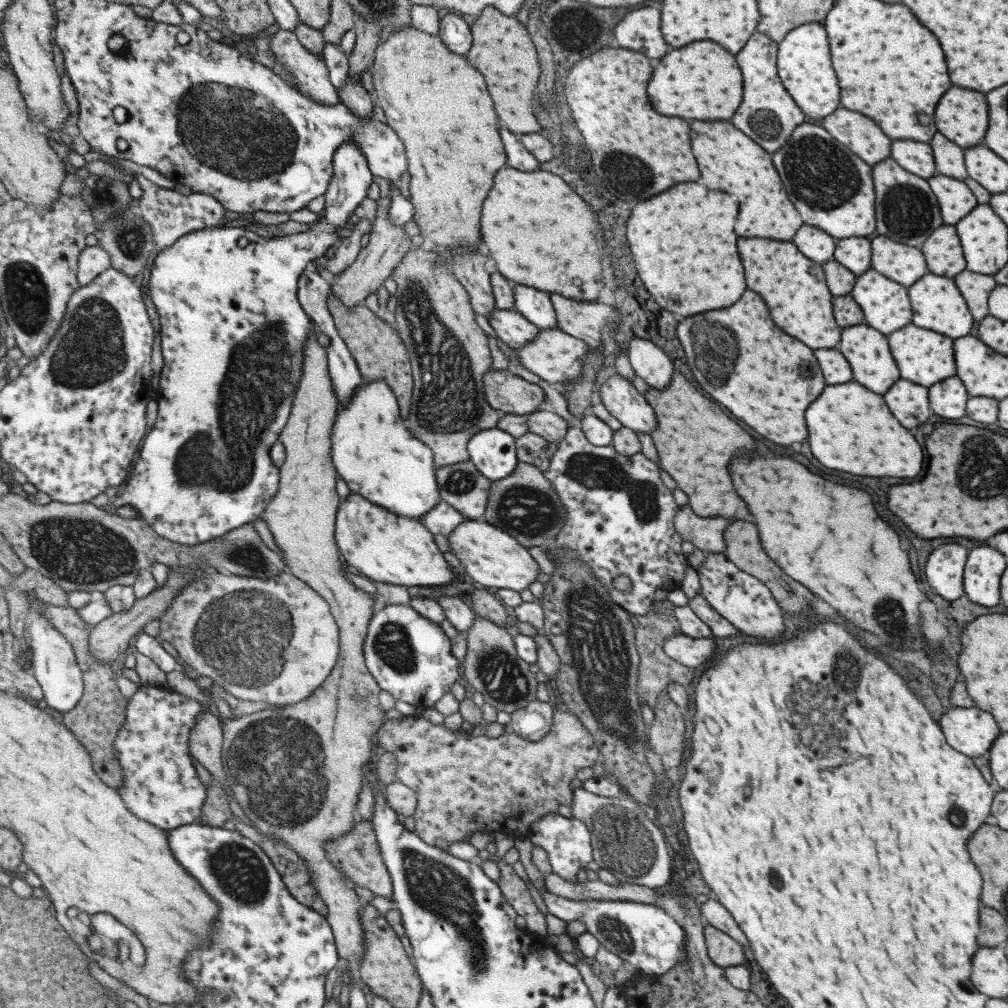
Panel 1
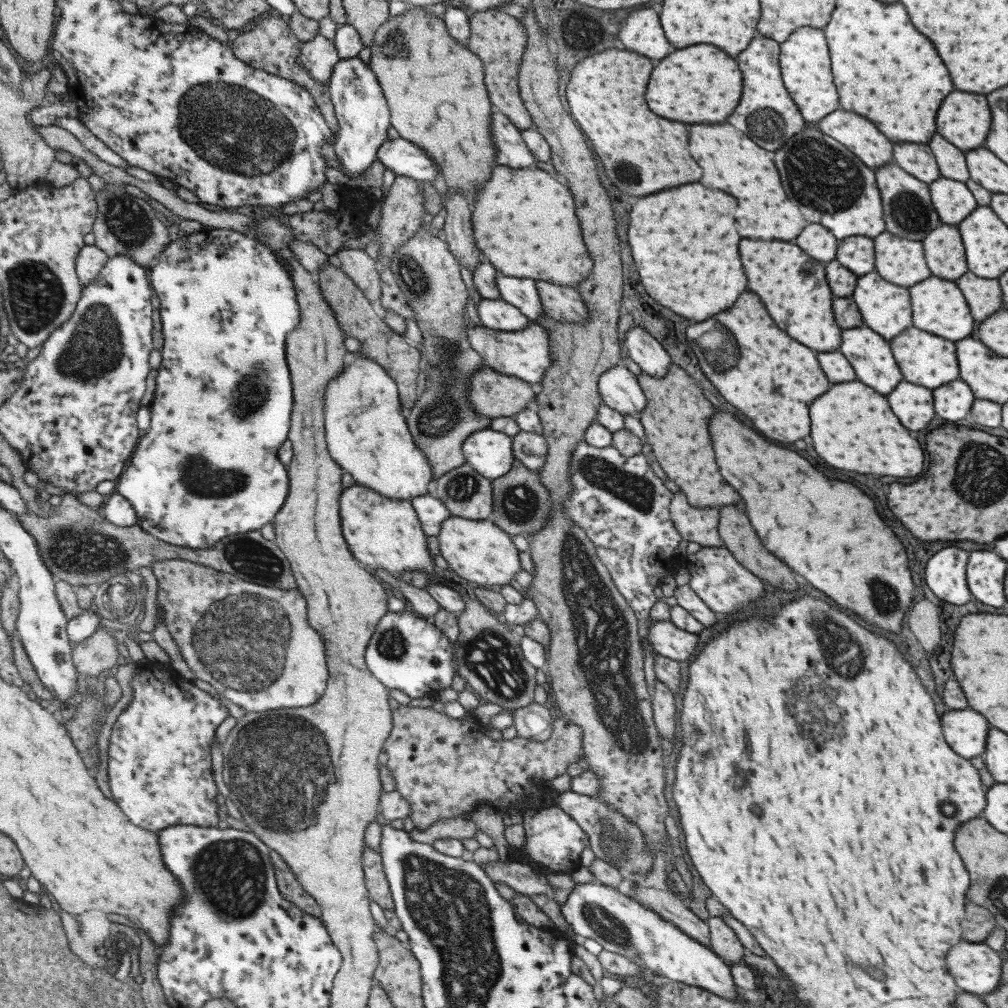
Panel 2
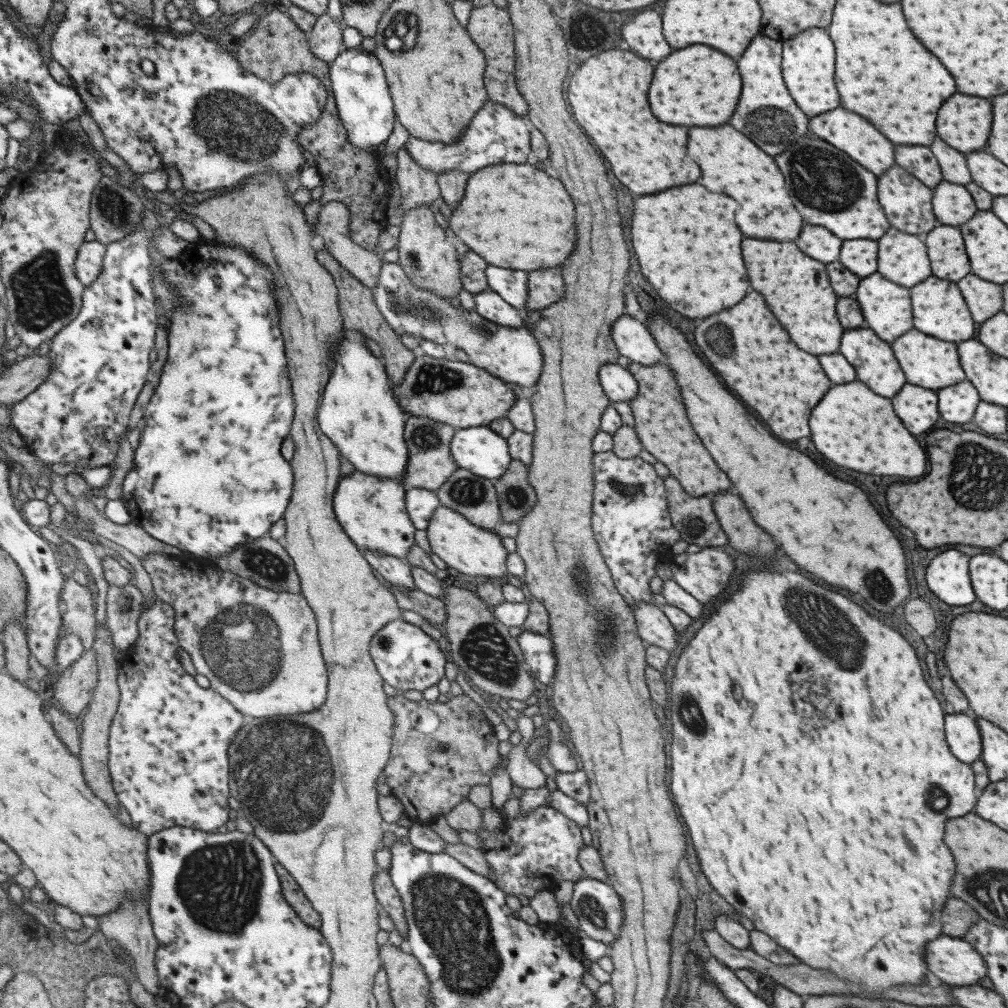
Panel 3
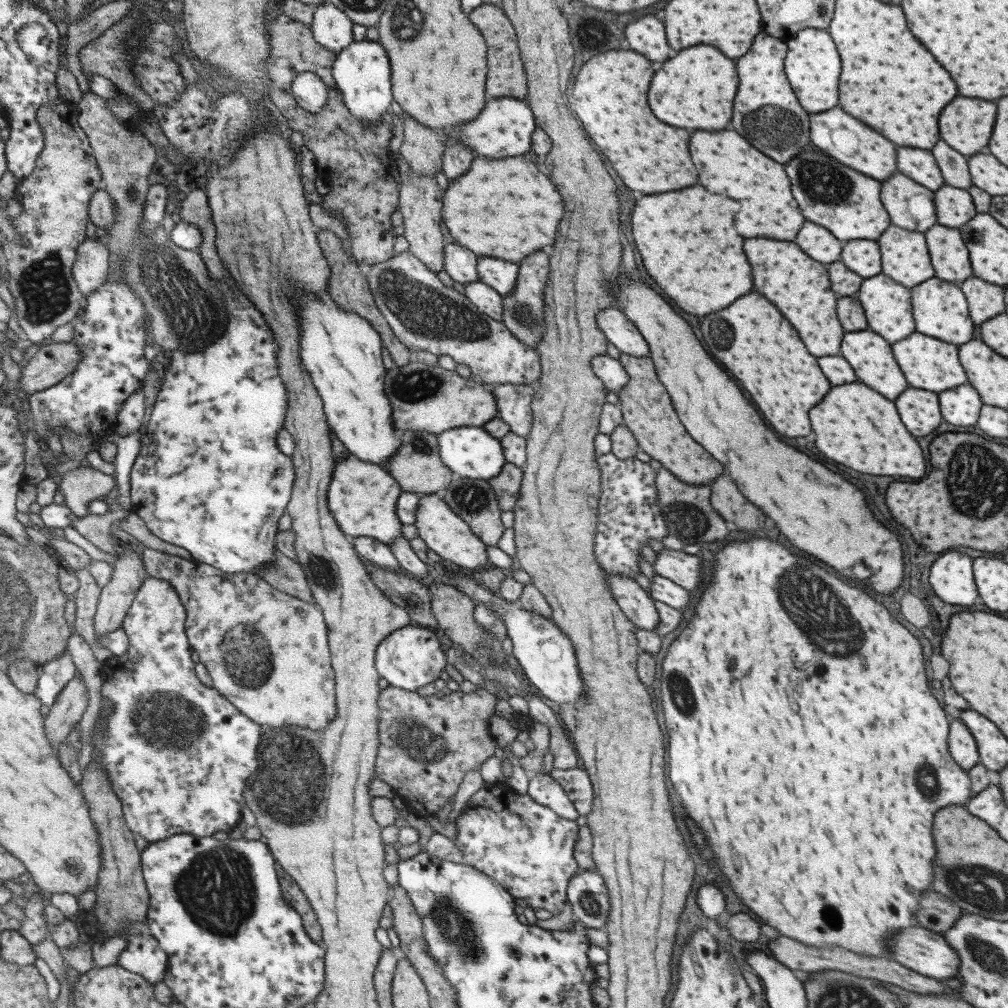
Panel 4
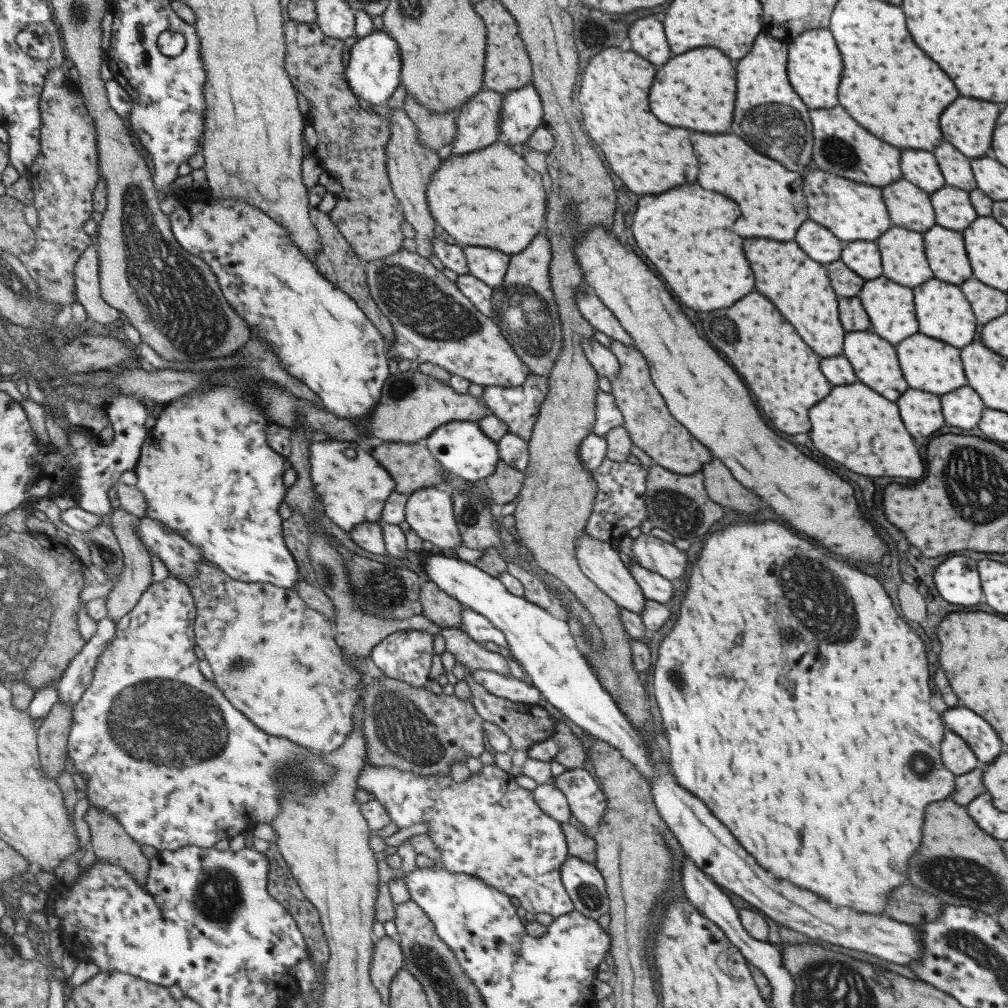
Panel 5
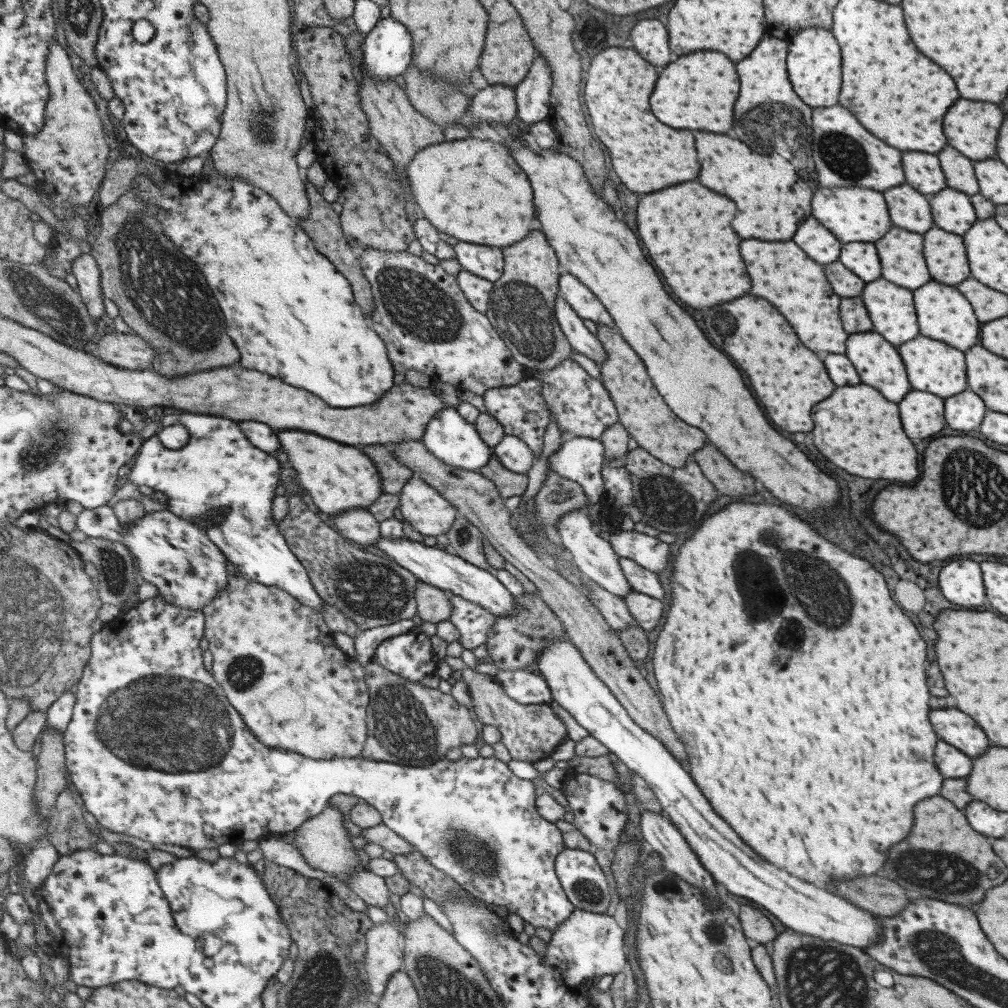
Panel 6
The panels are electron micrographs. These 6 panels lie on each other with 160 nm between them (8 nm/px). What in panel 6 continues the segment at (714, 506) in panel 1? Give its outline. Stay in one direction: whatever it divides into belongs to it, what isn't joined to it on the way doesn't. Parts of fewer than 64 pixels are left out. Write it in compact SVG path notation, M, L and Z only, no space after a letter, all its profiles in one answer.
M599 323L596 324L596 330L595 336L607 356L602 363L597 364L599 379L616 408L618 423L623 425L639 447L658 461L673 468L681 468L691 460L694 452L705 444L703 432L699 432L697 428L679 430L679 426L675 426L675 414L665 406L661 396L655 392L641 360L635 356L635 352L629 348L618 331Z

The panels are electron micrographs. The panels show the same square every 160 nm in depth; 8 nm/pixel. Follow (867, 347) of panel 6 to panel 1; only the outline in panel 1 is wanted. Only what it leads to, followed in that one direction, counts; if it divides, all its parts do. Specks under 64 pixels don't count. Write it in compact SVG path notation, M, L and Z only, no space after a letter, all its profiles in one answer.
M849 326L841 330L841 340L839 340L839 352L843 354L843 358L849 362L849 368L853 372L853 380L861 386L865 386L867 390L875 392L875 394L883 394L887 392L887 388L899 378L899 372L895 368L895 362L889 354L887 348L887 340L883 334L875 332L869 326Z

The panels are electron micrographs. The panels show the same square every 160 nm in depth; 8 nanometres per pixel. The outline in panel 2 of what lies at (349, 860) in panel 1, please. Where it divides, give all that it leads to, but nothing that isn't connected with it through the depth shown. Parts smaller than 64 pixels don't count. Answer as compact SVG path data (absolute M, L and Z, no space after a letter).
M368 845L364 855L364 868L370 898L383 909L395 912L394 896L390 889L390 881L387 880L382 854Z

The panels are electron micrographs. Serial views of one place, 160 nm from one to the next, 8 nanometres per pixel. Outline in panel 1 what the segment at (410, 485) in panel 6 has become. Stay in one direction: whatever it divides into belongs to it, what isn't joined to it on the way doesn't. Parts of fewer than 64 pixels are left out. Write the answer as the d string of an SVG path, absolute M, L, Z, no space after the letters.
M469 519L447 536L450 552L460 560L466 572L475 582L486 588L507 589L515 592L525 590L535 580L539 568L527 554L523 545L517 544L510 533L487 524L483 519Z

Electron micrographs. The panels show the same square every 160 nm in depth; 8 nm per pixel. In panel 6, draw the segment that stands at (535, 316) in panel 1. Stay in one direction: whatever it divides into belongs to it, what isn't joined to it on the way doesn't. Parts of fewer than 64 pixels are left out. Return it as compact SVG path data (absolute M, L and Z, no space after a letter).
M463 241L454 245L454 249L456 259L465 271L472 272L492 284L501 277L503 268L501 249Z

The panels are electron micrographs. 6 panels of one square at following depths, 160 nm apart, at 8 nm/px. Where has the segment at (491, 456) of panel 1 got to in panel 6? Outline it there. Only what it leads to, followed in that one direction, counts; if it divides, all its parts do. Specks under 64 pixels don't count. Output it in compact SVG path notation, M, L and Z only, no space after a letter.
M445 407L443 411L431 420L422 441L444 463L475 472L480 472L481 468L489 462L489 458L493 453L492 448L481 438L476 426L467 421L467 418L463 417L462 413L454 407Z

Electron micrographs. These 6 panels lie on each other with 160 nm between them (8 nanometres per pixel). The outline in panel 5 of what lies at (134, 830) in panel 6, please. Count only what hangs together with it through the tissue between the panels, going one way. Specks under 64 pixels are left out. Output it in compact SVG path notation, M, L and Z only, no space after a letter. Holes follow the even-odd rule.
M168 576L163 581L153 583L141 597L138 605L129 614L126 614L116 626L118 632L115 640L107 646L97 662L96 671L93 673L91 687L85 692L78 705L73 708L74 723L71 726L69 755L70 768L76 771L86 782L86 792L89 804L108 812L118 818L125 830L137 841L148 844L158 851L179 850L188 844L201 848L213 848L221 840L231 840L234 837L253 831L258 824L272 824L281 814L282 802L286 786L278 779L285 767L299 765L303 771L309 773L308 778L314 786L324 786L326 782L335 777L335 766L327 764L319 755L314 755L310 749L293 744L292 740L271 736L257 724L245 716L238 708L223 695L221 689L209 681L199 670L199 658L195 654L196 634L195 624L198 615L198 605L194 593L185 581ZM367 763L361 778L360 788L374 792L376 799L390 812L392 822L400 828L411 828L425 823L428 835L441 851L439 864L455 874L478 876L499 892L517 898L519 907L531 914L549 914L557 918L573 910L571 900L560 881L559 867L568 857L566 840L560 823L549 818L535 804L534 792L523 788L519 780L494 764L485 764L478 773L466 781L455 782L450 775L417 776L391 766L371 766Z

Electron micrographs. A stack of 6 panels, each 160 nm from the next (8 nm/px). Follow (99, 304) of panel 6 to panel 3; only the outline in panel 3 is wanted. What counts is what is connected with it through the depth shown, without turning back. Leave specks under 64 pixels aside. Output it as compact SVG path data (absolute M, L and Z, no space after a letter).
M97 240L82 244L76 260L79 281L86 287L95 283L102 274L108 246Z

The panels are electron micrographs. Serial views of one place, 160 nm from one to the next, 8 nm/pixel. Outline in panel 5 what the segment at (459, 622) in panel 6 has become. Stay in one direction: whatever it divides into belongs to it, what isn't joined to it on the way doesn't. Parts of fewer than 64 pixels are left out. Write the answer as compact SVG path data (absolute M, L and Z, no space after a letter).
M464 606L462 617L463 629L473 641L481 644L491 642L505 652L506 638L497 628L494 628L486 616Z

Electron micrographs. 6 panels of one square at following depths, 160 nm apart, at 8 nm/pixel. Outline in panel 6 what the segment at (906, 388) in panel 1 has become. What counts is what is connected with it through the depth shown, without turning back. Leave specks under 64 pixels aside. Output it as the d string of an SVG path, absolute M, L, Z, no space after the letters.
M911 390L897 406L907 438L927 438L945 426L943 400L929 392Z

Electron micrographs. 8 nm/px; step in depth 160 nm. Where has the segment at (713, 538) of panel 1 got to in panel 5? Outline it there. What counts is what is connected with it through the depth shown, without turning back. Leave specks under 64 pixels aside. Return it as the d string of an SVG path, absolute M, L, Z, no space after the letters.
M651 464L646 466L646 493L644 496L645 508L651 526L661 528L676 538L697 538L701 534L707 534L711 524L715 524L725 512L721 512L721 505L713 502L704 489L703 475L700 471L690 475L677 475L659 465Z

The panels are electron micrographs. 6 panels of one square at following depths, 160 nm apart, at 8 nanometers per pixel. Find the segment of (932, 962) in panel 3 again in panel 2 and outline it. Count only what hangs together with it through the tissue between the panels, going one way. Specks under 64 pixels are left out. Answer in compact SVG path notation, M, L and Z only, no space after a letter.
M961 940L947 950L947 972L965 993L989 994L999 985L1002 960L986 944Z

